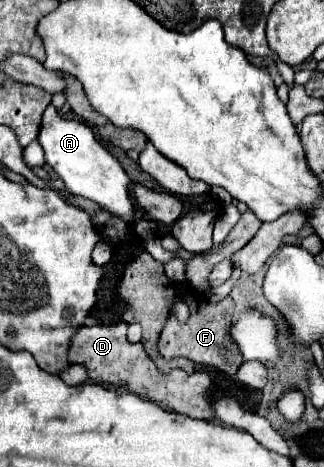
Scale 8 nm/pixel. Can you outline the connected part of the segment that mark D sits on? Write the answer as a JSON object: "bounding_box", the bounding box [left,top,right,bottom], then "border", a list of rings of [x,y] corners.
{"bounding_box":[69,322,215,420],"border":[[[117,322],[113,326],[81,326],[79,332],[73,334],[71,346],[69,346],[69,360],[75,364],[83,364],[87,368],[89,380],[97,384],[111,384],[115,388],[123,388],[131,394],[137,394],[139,398],[157,402],[159,406],[177,412],[187,414],[191,418],[201,420],[215,420],[213,404],[211,404],[212,381],[210,375],[203,370],[187,374],[185,370],[173,370],[169,374],[161,374],[159,368],[155,368],[155,362],[145,354],[141,344],[131,344],[125,336],[127,324]]]}

